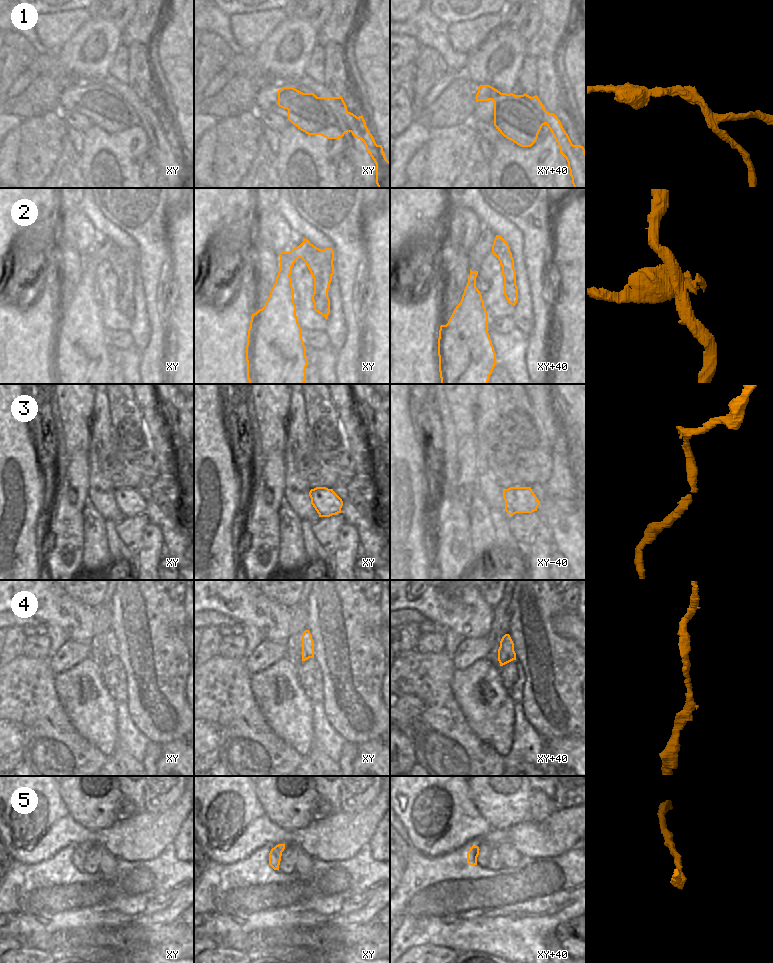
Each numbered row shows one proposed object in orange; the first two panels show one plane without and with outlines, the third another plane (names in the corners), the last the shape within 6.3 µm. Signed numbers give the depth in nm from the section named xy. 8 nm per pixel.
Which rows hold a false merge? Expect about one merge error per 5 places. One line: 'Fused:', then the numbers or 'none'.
Fused: 1, 2

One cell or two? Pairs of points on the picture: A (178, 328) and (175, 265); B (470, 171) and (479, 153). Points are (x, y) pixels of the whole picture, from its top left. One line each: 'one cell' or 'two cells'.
A: one cell
B: one cell

